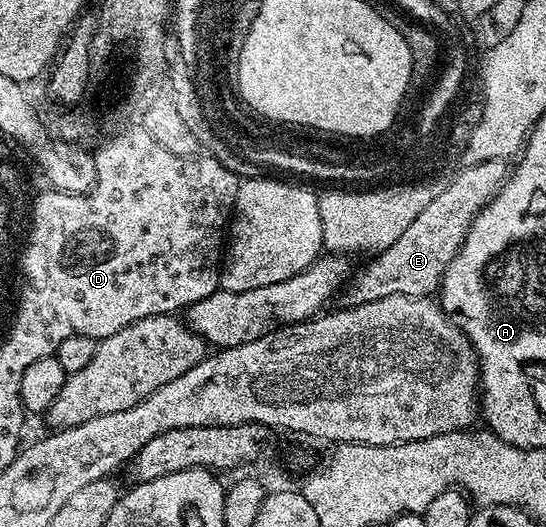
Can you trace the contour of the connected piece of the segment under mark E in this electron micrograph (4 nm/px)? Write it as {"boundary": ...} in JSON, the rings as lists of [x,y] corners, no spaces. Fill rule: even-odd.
{"boundary":[[[491,159],[465,166],[465,171],[458,172],[441,191],[437,190],[433,194],[430,205],[426,205],[426,209],[422,209],[422,213],[418,213],[418,217],[410,221],[406,233],[402,233],[402,237],[394,241],[394,245],[390,245],[384,251],[375,252],[369,258],[372,260],[357,275],[355,272],[345,282],[338,295],[339,302],[342,301],[341,304],[344,307],[357,307],[366,305],[370,301],[378,301],[382,297],[394,297],[395,295],[418,297],[419,299],[435,296],[440,290],[440,283],[444,279],[450,261],[454,261],[454,257],[460,251],[460,246],[464,243],[466,233],[472,227],[474,217],[496,196],[496,192],[504,184],[506,178],[506,167],[504,171],[504,166],[506,163],[502,159]]]}

